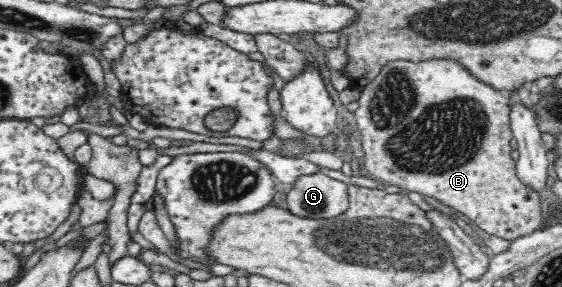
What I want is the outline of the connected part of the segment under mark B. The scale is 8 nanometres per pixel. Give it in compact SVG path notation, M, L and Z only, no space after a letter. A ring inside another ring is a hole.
M431 58L431 60L423 60L423 62L393 60L387 62L379 70L379 74L367 86L364 86L357 102L359 107L354 114L355 119L357 119L357 132L361 134L365 169L381 186L395 185L405 189L405 191L417 192L423 197L436 199L461 217L477 224L487 234L495 234L495 236L505 238L505 240L512 241L516 238L530 235L536 230L541 230L544 214L541 213L540 194L535 190L526 188L521 183L521 180L517 177L516 163L511 158L511 151L513 150L511 148L511 140L514 137L510 128L509 92L507 90L497 90L481 82L454 58Z

